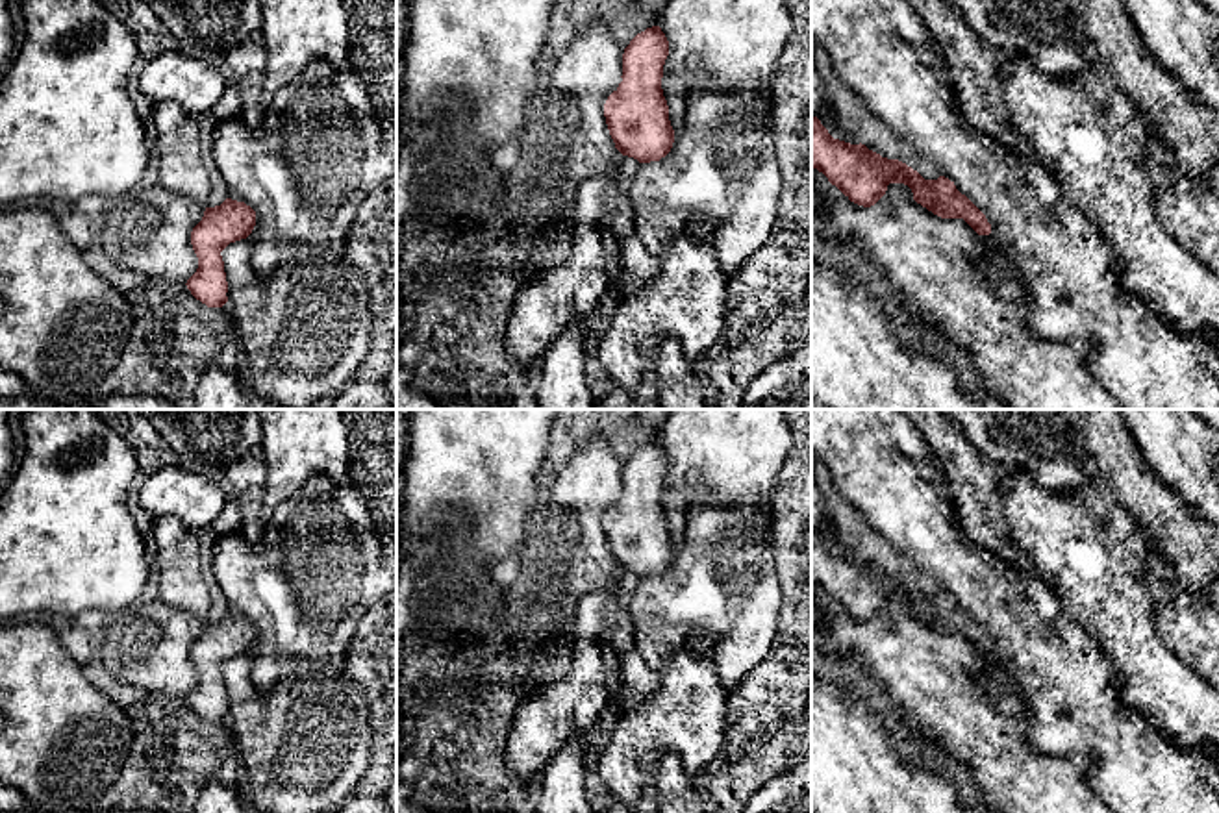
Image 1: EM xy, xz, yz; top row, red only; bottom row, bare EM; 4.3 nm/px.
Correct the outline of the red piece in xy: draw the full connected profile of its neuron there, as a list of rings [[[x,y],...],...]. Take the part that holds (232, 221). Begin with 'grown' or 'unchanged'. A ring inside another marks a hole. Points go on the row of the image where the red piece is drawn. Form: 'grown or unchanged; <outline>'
unchanged; [[[226,198],[220,206],[206,207],[202,220],[191,231],[198,269],[185,283],[196,300],[207,307],[222,307],[228,302],[220,252],[230,243],[246,239],[254,226],[256,211],[245,202]]]

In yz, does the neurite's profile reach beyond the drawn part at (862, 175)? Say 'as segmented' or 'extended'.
as segmented

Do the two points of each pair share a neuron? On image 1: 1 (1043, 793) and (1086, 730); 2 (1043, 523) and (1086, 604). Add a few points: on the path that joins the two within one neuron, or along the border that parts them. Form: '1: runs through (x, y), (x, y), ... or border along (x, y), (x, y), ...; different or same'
1: border along (1029, 741), (1049, 754), (1082, 754), (1093, 791); different
2: runs through (1064, 543), (1086, 565), (1086, 584); same

